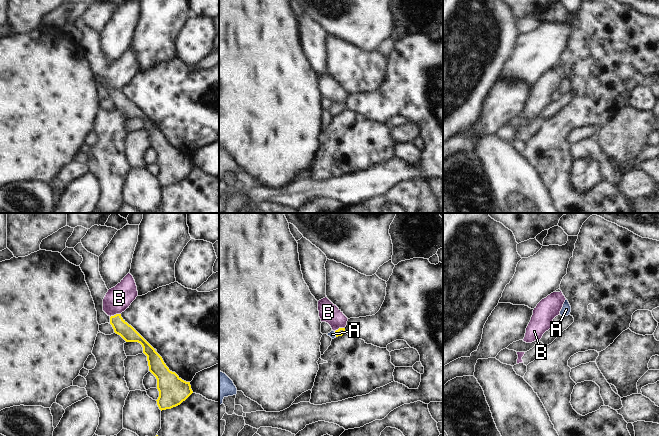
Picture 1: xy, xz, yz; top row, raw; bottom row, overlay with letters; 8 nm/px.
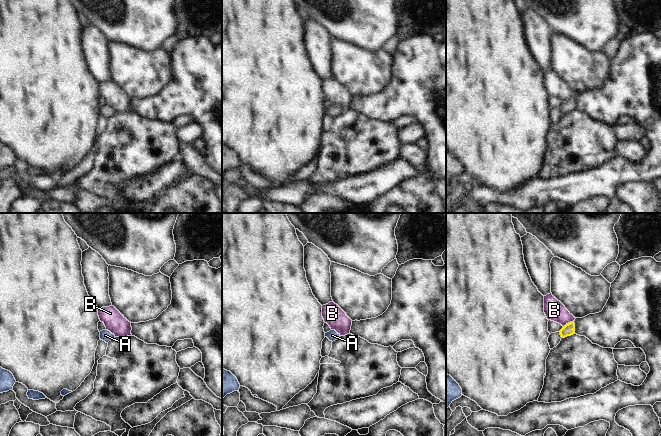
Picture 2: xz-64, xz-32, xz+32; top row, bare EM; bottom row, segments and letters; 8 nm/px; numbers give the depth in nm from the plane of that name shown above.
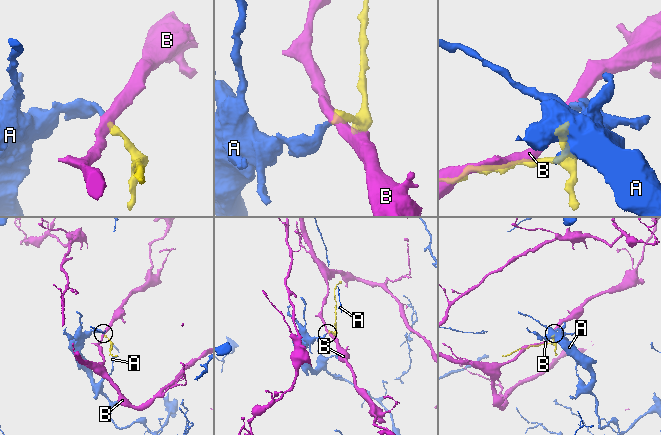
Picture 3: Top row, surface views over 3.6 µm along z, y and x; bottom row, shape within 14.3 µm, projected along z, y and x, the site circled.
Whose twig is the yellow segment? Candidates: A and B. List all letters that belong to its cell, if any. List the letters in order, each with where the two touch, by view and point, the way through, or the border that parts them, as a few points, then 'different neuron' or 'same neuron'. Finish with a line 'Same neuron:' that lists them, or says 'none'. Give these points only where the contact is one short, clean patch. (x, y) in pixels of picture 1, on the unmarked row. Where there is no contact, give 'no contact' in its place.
A: xz (335, 110) | across xz (340, 107), (335, 110), (332, 110) | same neuron
B: xy (116, 90) | along xy (120, 89), (110, 93) | different neuron
Same neuron: A

